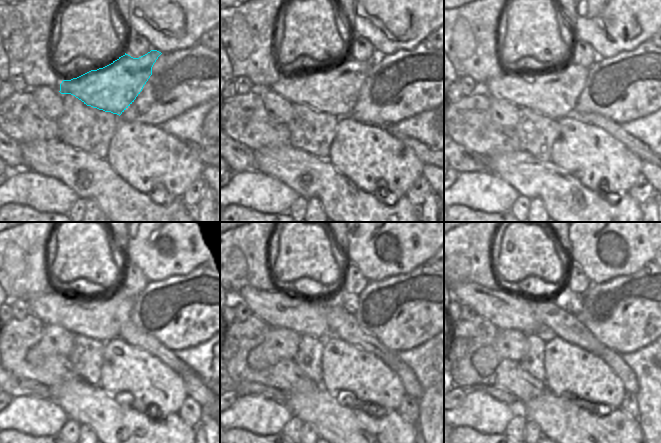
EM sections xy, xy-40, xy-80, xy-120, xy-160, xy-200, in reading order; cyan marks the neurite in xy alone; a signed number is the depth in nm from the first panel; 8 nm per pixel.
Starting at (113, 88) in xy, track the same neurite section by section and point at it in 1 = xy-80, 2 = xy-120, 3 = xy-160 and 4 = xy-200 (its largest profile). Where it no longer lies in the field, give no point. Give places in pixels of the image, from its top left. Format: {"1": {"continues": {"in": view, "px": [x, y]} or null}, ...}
{"1": {"continues": {"in": "xy-80", "px": [553, 93]}}, "2": {"continues": {"in": "xy-120", "px": [100, 317]}}, "3": {"continues": {"in": "xy-160", "px": [277, 308]}}, "4": {"continues": {"in": "xy-200", "px": [506, 310]}}}

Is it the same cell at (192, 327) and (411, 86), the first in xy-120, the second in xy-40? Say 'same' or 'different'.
same

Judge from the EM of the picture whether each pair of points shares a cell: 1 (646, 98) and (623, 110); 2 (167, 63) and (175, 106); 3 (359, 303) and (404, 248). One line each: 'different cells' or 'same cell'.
1: same cell
2: same cell
3: different cells

